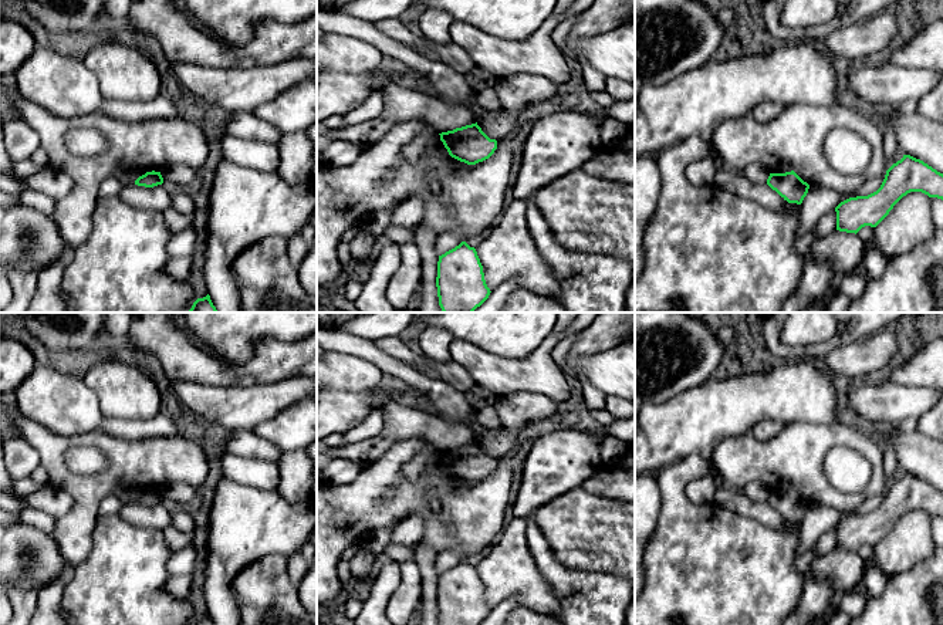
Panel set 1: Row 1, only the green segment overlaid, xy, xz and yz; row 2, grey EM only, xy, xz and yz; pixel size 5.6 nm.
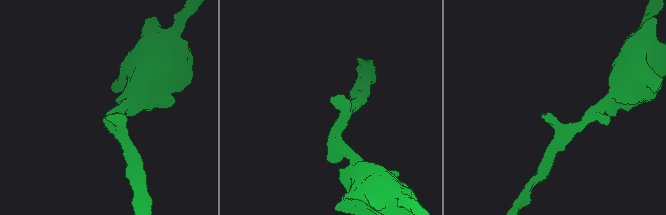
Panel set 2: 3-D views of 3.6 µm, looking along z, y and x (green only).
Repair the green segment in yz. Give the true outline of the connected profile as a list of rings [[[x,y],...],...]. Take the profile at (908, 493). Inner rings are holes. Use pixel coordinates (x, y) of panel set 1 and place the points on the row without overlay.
[[[903,473],[886,489],[876,510],[849,516],[835,526],[836,548],[856,553],[865,544],[876,545],[910,510],[922,510],[943,518],[943,491],[920,477]]]

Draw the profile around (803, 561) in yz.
[[[812,545],[804,554],[795,557],[794,570],[798,571],[801,575],[804,575],[807,568],[811,565],[811,562],[815,561],[821,555],[822,554],[819,554],[815,550],[815,545]]]

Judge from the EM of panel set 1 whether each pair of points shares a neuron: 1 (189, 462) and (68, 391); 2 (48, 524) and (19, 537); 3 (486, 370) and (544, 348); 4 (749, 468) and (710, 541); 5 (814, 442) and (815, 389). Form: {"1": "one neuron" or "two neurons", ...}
{"1": "two neurons", "2": "two neurons", "3": "one neuron", "4": "two neurons", "5": "two neurons"}

